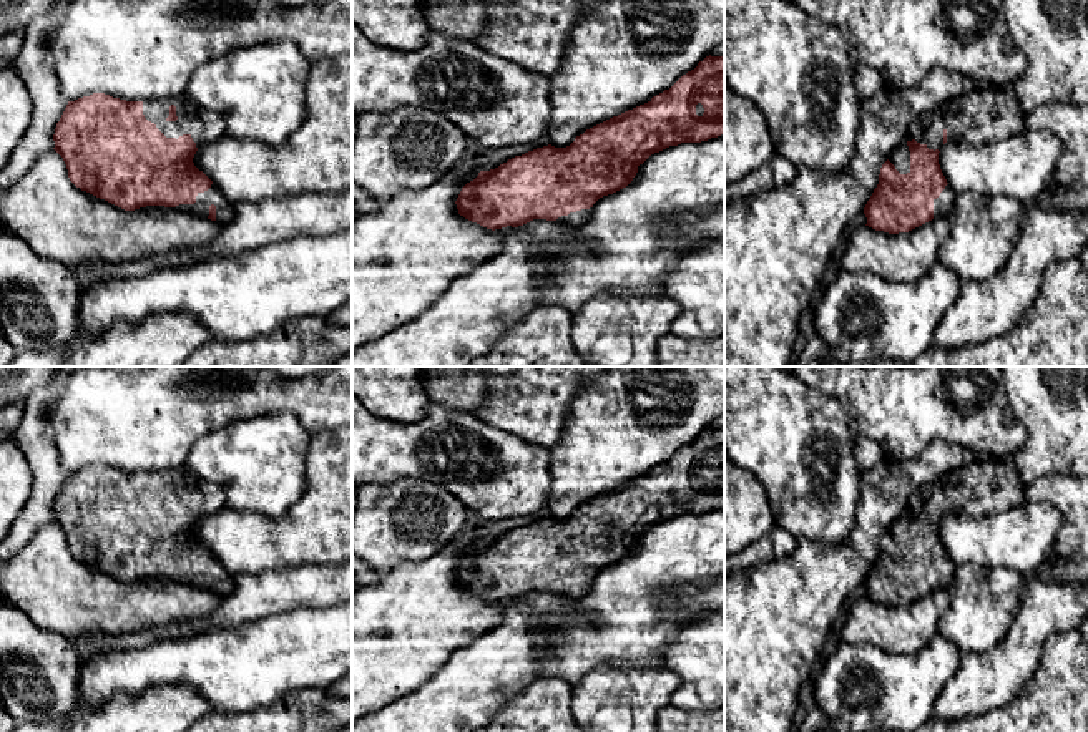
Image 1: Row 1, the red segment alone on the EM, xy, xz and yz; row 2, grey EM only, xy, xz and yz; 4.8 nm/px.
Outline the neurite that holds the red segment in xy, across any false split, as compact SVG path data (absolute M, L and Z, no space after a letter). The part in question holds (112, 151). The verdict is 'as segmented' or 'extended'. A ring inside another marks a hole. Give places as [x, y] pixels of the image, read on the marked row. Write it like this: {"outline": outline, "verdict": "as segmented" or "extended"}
{"outline": "M93 93L68 101L55 128L53 149L63 158L68 178L76 188L125 211L164 206L224 224L231 217L231 203L193 163L196 151L221 134L226 134L224 121L214 111L194 103L186 93L154 101L126 101L105 93Z", "verdict": "extended"}

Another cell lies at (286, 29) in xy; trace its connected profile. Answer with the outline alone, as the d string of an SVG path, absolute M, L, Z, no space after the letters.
M71 0L43 35L66 101L105 93L126 101L176 98L206 63L238 48L292 40L312 63L352 51L352 0L284 7L276 0Z

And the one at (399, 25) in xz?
M352 0L352 23L372 43L397 51L419 50L430 33L420 0Z

